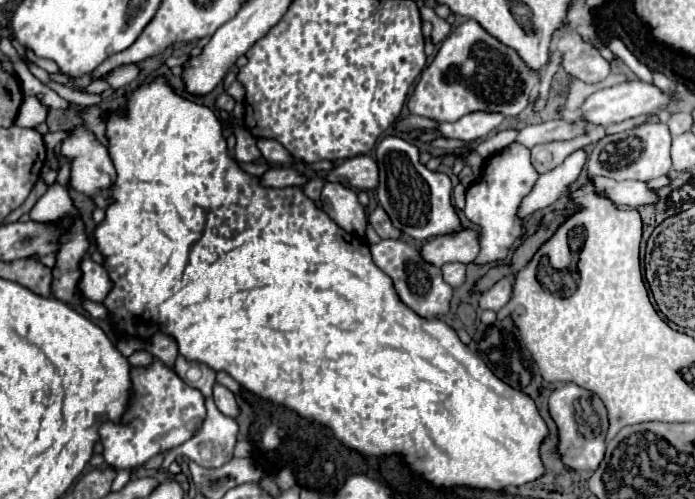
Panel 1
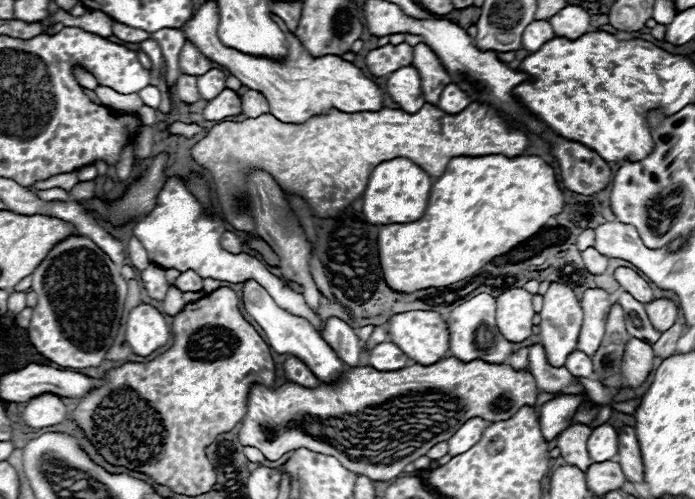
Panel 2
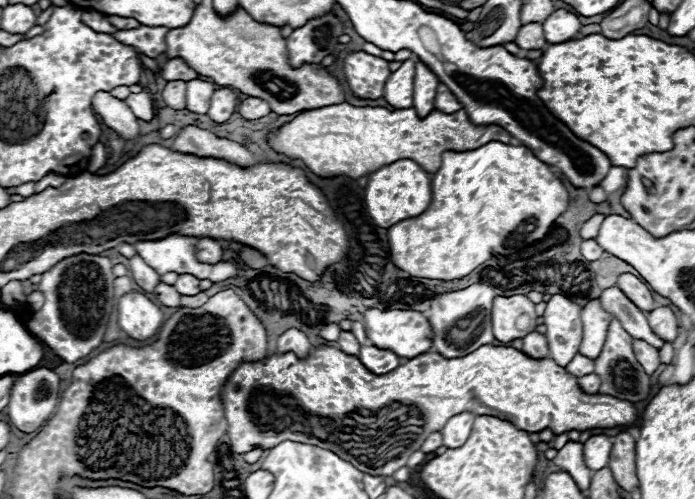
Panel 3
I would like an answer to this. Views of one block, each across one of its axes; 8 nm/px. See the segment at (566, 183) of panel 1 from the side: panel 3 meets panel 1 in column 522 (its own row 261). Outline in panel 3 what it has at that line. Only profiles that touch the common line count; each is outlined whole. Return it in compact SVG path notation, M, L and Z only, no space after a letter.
M202 238L198 242L198 246L194 248L196 252L196 258L200 262L206 262L206 264L216 264L220 258L222 258L222 244L216 242L216 240L210 240L210 238Z

